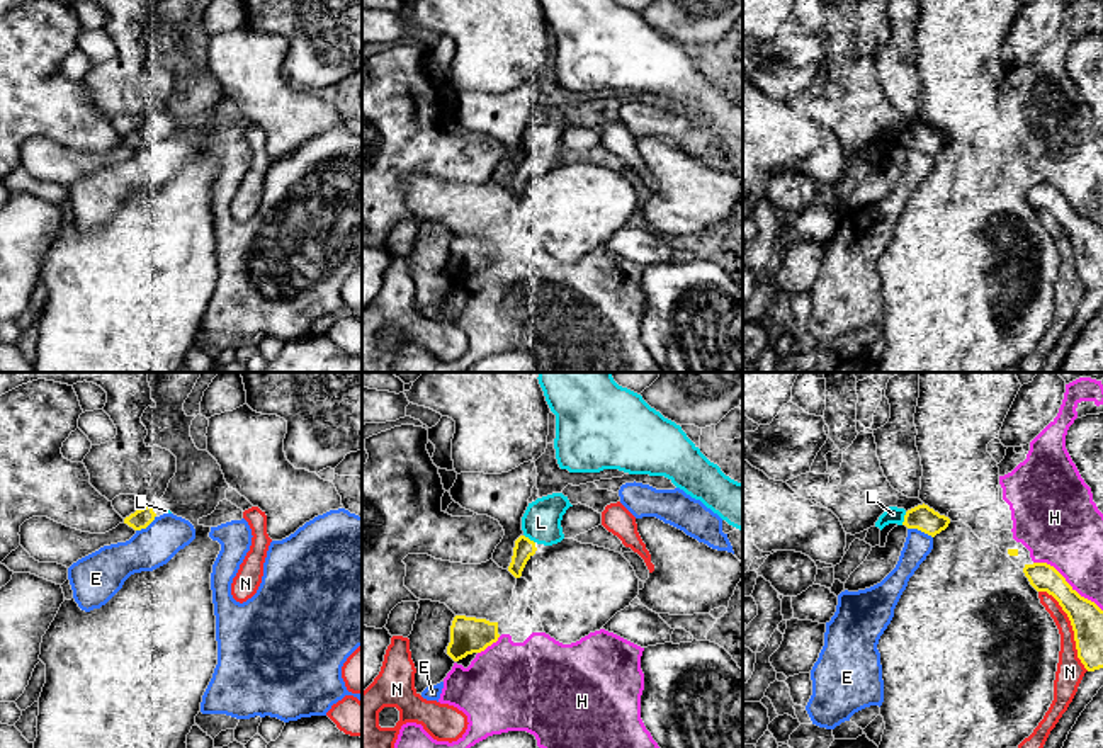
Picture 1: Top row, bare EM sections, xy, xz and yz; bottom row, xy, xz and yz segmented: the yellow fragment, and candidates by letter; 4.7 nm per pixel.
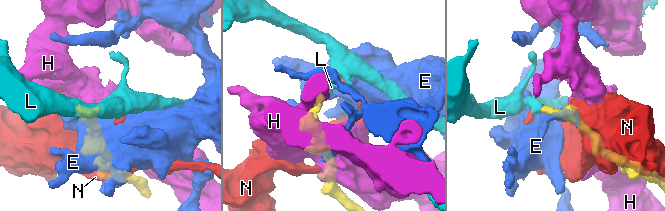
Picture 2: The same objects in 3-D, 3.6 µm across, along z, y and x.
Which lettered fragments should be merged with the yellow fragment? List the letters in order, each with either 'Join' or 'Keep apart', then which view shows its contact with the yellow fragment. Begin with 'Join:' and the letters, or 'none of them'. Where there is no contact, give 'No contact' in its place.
Join: L
E: Keep apart. Touches yellow in yz
H: Keep apart. Touches yellow in yz
L: Join. Touches yellow in yz
N: Keep apart. Touches yellow in yz

